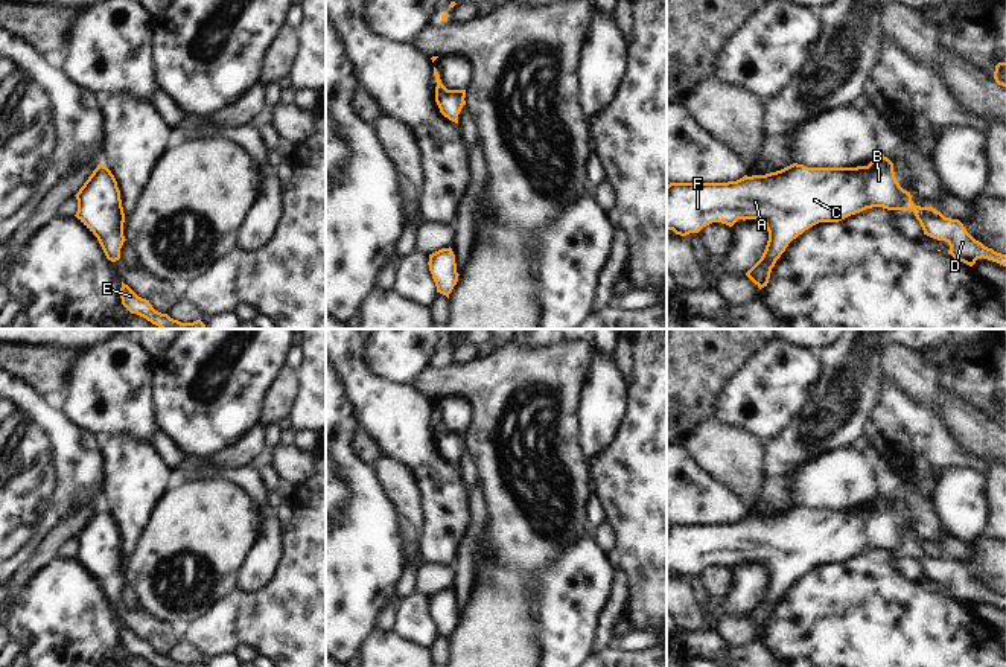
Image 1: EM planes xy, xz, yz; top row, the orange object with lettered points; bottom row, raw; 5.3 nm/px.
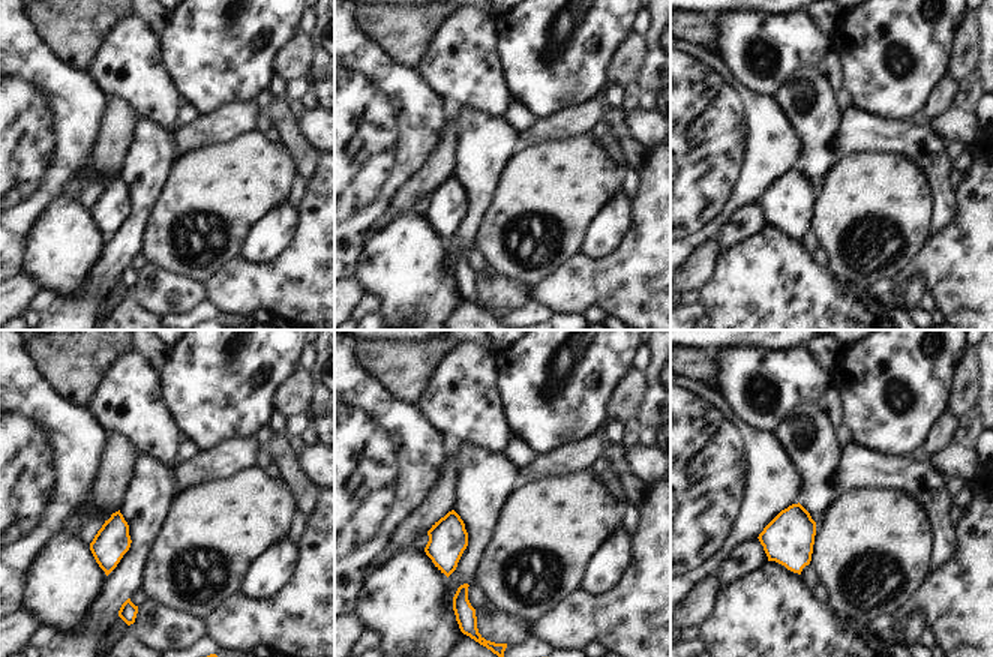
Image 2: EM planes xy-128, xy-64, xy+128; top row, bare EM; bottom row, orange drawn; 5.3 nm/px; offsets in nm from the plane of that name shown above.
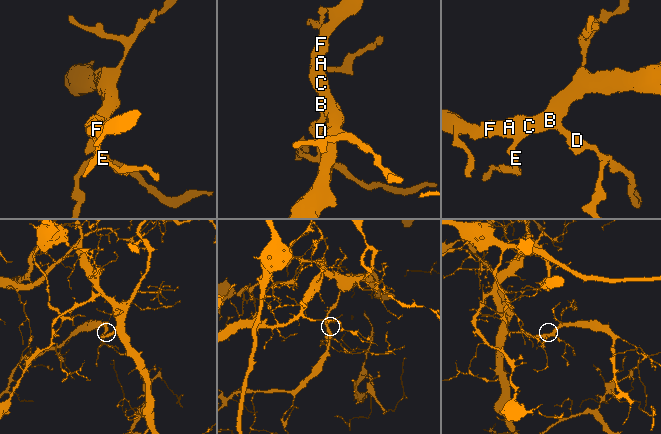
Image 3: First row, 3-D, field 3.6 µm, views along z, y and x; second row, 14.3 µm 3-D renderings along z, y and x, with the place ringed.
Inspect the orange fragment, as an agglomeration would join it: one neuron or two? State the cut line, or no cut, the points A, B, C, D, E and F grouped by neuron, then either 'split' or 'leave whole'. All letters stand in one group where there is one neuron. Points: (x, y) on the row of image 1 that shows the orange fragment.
no cut; A B C D E F; leave whole

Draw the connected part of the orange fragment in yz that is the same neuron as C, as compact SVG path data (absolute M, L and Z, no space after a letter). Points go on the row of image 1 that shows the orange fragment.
M877 152L868 166L857 168L807 168L793 163L766 175L744 175L727 183L670 183L667 186L667 230L686 236L699 233L712 222L732 227L738 219L759 219L766 224L769 241L761 259L746 276L761 289L767 286L772 268L788 244L819 222L839 222L866 209L912 210L924 235L945 241L948 254L973 266L977 259L988 259L1006 266L1006 254L997 253L976 241L959 219L945 218L933 207L915 206L910 192L895 178L893 163Z

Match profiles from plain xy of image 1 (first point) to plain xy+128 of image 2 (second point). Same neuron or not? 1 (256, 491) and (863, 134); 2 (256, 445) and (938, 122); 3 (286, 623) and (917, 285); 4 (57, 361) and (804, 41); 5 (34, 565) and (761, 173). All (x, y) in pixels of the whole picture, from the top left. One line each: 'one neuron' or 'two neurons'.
1: one neuron
2: two neurons
3: two neurons
4: two neurons
5: two neurons

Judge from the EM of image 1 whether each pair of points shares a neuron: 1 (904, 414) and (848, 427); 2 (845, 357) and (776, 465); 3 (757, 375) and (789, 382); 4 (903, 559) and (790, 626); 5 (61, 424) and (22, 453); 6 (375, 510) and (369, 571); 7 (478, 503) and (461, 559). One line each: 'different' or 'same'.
1: different
2: same
3: same
4: different
5: same
6: same
7: same

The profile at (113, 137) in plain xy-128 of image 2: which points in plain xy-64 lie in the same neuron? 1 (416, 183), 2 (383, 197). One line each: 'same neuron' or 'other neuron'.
1: same neuron
2: other neuron

